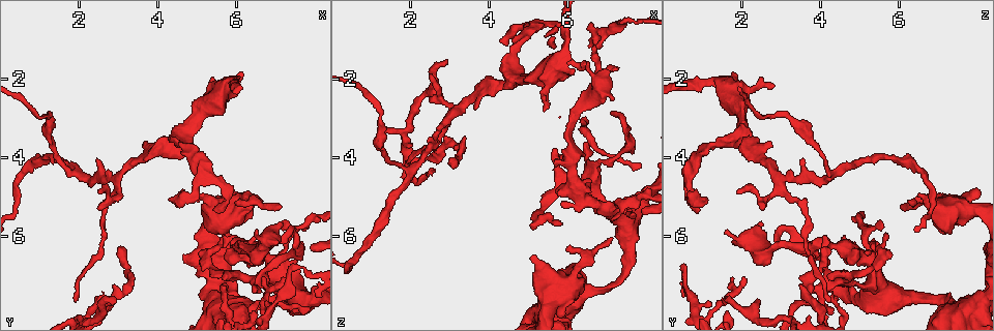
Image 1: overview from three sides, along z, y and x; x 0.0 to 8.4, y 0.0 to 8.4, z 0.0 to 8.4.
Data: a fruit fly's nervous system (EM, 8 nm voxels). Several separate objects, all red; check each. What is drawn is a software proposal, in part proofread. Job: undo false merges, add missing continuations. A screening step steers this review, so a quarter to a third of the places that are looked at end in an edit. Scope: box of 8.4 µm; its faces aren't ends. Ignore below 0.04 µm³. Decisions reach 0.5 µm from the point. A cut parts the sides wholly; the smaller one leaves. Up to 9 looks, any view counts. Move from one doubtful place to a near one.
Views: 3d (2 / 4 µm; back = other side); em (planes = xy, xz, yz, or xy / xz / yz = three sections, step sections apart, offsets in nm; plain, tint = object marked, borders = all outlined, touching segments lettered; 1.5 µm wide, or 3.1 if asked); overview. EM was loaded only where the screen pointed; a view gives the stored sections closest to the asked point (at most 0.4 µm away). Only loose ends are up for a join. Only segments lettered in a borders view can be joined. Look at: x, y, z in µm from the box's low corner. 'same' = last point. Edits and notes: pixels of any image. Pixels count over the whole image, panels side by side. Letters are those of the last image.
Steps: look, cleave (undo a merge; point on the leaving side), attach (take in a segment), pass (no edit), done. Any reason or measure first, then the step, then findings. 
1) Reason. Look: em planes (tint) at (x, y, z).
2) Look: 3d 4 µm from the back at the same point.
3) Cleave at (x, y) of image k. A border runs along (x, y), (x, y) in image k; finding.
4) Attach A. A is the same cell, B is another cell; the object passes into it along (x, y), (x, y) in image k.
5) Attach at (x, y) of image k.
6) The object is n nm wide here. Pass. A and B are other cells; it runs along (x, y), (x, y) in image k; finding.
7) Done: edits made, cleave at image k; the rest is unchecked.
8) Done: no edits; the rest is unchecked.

Three arms meet. Look: 3d 4 µm at (4.60, 3.45, 2.05).

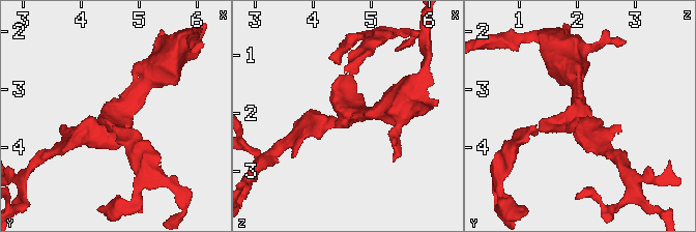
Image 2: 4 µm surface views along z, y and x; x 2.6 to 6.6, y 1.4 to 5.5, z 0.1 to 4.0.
Now the EM. Look: em xy step 4 (tint) at (4.60, 3.40, 2.05).

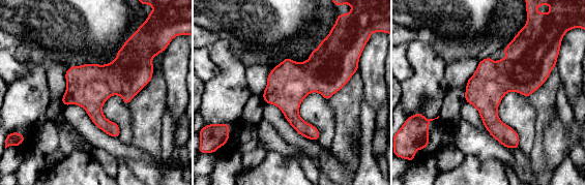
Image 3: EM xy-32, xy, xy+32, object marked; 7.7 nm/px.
Look: em planes (borders) at the same point.

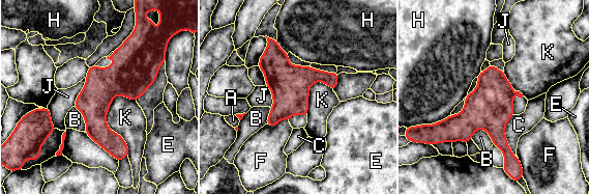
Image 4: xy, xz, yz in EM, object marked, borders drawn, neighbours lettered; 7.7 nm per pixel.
Pass. A, B, C, E, F, H, J and K are other cells; it runs along (131, 46), (98, 94), (118, 157) in image 4; one neuron here.

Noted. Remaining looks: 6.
Look: 3d 2 µm at (5.45, 5.25, 1.00).

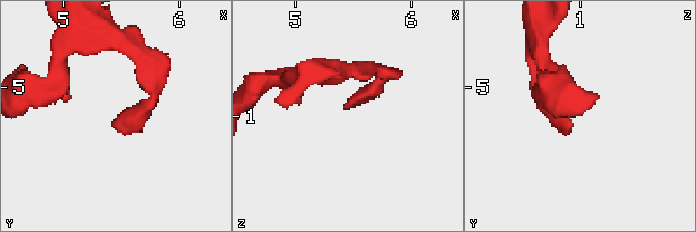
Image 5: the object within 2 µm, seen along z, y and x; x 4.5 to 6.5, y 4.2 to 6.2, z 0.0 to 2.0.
Shape alone is not enough. Look: em xy step 4 (borders) at (5.44, 5.30, 0.94).

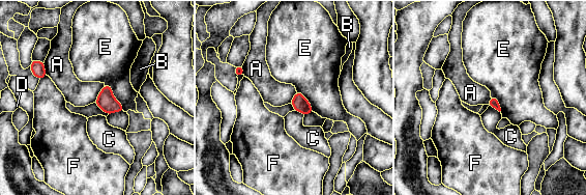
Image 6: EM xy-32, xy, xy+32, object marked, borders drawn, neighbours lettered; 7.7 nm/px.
Look: em planes (borders) at the same point.

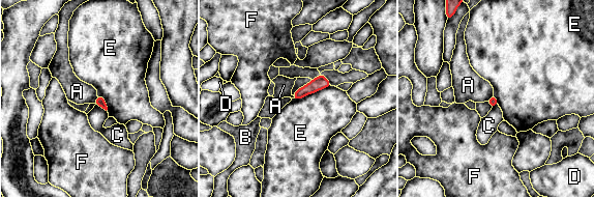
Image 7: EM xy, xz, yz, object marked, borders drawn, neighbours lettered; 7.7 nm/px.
Pass. A, B, C, D, E and F are other cells; it runs along (327, 83), (318, 83), (296, 96) in image 7; no lettered segment goes on from it.

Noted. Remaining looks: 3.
An open end. Look: em xz step 8 (borders) at (2.70, 7.55, 2.50).

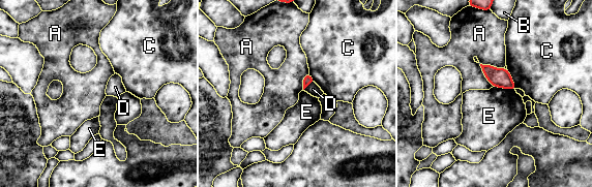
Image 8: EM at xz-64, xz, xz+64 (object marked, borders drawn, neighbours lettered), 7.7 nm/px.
Cut it another way. Look: em planes (borders) at the same point.

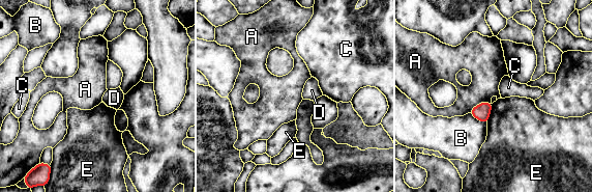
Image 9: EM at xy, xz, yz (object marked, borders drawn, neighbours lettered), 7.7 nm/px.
The longest contact is with A, 190 nm. Pass. A, B, C, D and E are other cells; none of them fits.

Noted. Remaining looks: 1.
Done: no edits; the rest is unchecked.

